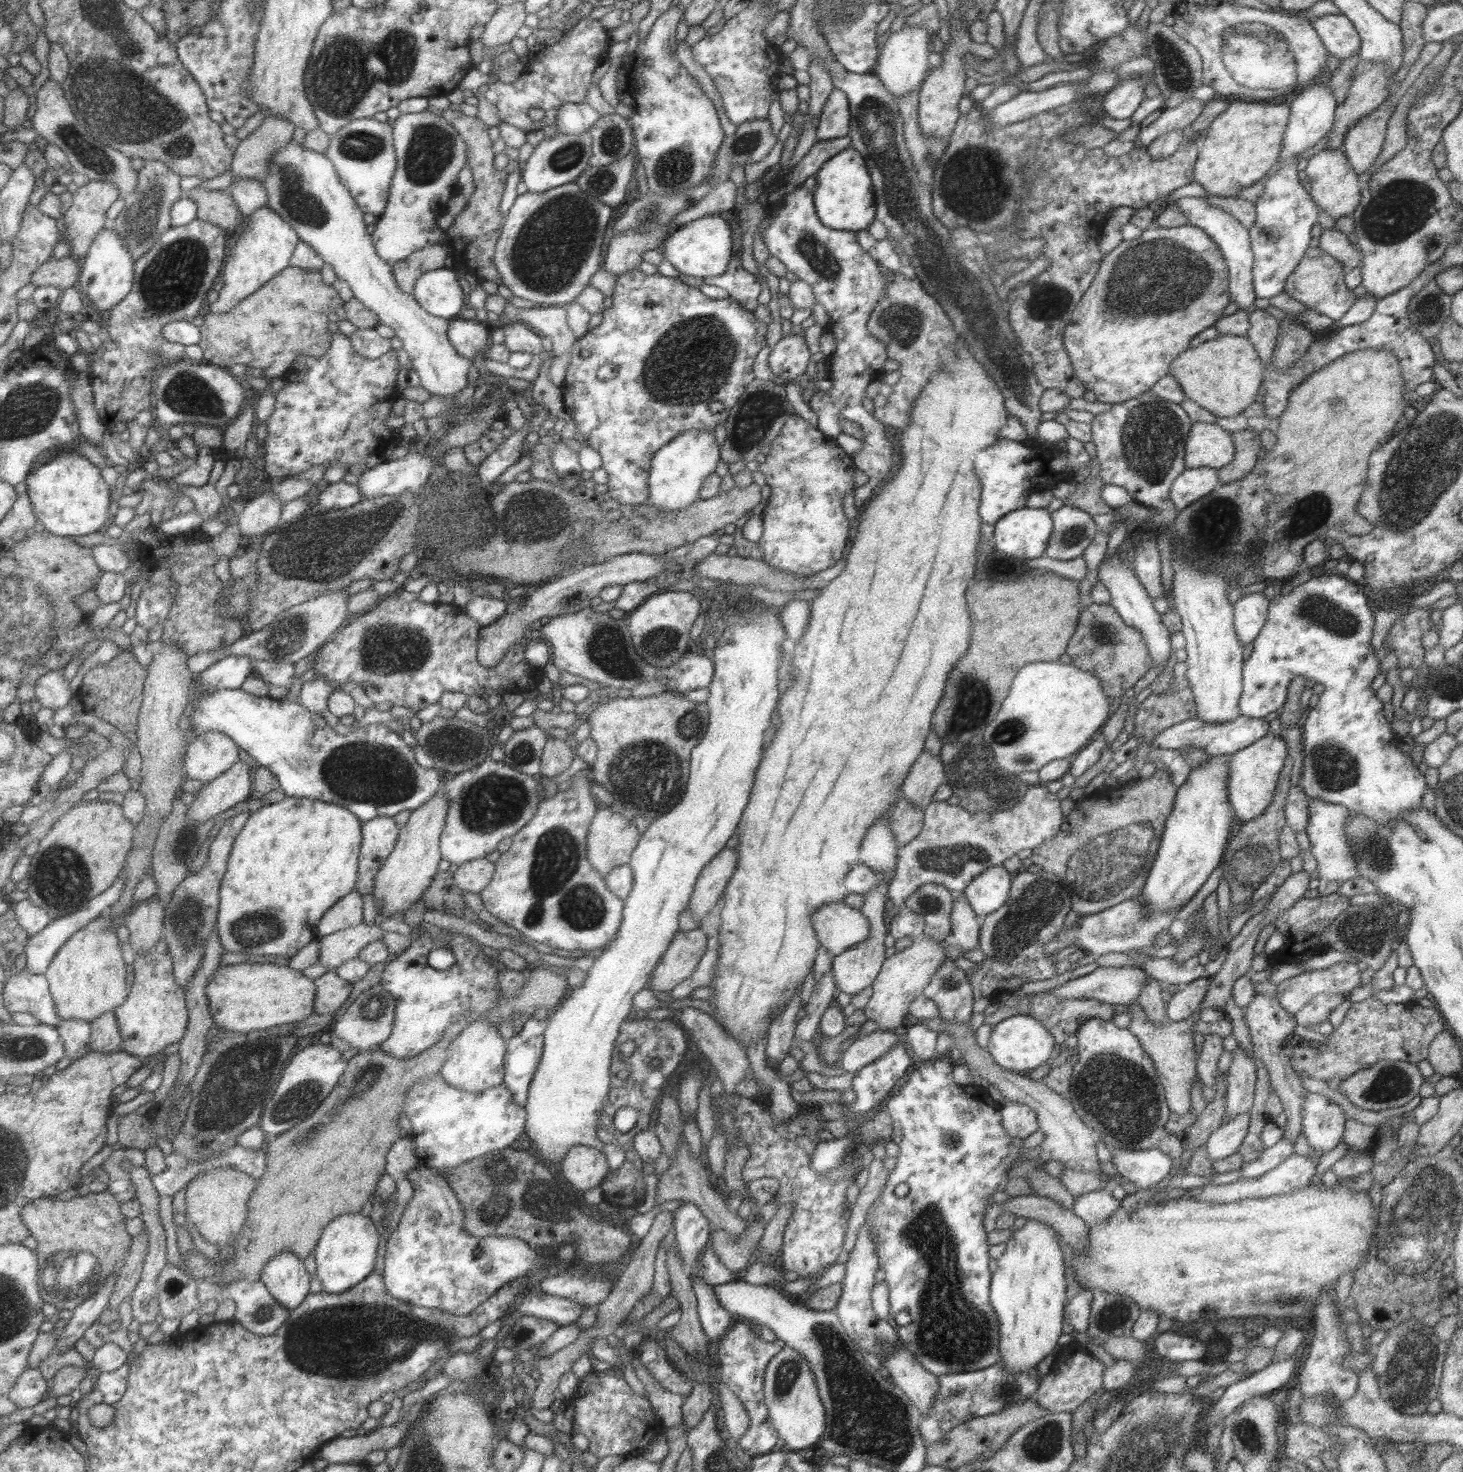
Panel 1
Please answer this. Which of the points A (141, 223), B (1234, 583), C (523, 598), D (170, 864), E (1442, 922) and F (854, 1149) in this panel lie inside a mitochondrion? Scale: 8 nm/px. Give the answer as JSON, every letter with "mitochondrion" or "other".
{"A":"mitochondrion","B":"other","C":"other","D":"other","E":"other","F":"other"}

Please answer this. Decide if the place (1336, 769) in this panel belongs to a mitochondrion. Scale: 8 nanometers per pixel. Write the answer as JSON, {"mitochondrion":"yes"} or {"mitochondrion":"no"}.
{"mitochondrion":"yes"}

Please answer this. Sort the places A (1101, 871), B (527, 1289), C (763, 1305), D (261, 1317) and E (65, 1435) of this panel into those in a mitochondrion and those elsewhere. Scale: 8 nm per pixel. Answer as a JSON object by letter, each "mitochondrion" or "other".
{"A":"mitochondrion","B":"other","C":"other","D":"mitochondrion","E":"other"}

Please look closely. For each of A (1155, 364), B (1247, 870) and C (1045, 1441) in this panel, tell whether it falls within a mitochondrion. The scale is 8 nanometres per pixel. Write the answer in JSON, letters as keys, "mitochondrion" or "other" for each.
{"A":"other","B":"mitochondrion","C":"mitochondrion"}

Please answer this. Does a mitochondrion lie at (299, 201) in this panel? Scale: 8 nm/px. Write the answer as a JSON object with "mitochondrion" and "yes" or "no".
{"mitochondrion":"yes"}

